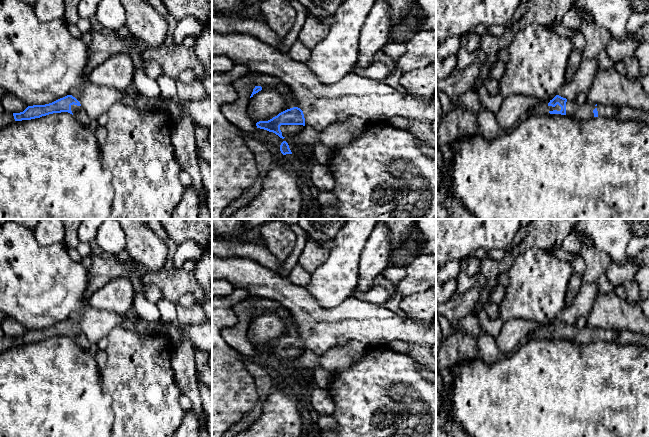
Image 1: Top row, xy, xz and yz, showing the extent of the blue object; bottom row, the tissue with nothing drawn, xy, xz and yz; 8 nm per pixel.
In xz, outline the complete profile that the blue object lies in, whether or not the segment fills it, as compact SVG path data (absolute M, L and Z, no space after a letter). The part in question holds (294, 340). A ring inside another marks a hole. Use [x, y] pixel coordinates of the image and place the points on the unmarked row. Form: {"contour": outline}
{"contour": "M298 331L287 333L268 345L259 345L257 352L273 356L280 362L298 360L305 353L303 335Z"}

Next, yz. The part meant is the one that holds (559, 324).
{"contour": "M559 319L548 327L550 338L568 339L579 344L589 344L593 341L615 342L618 332L612 329L594 329L589 326L579 329L575 325L569 325Z"}

